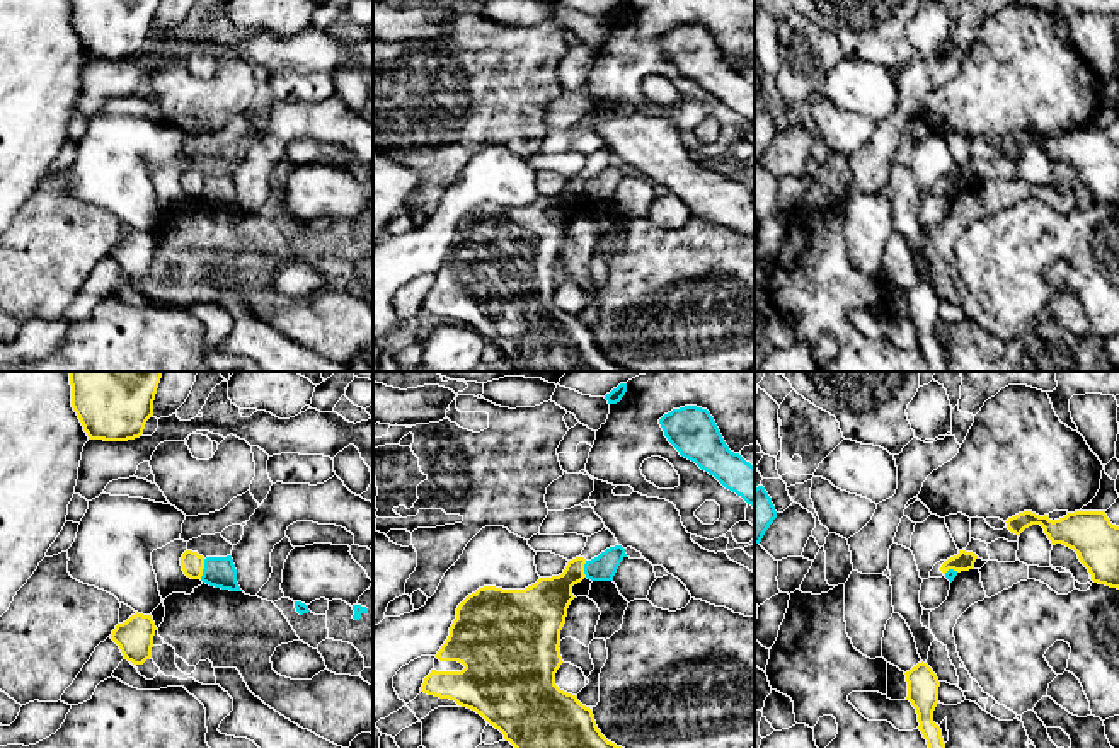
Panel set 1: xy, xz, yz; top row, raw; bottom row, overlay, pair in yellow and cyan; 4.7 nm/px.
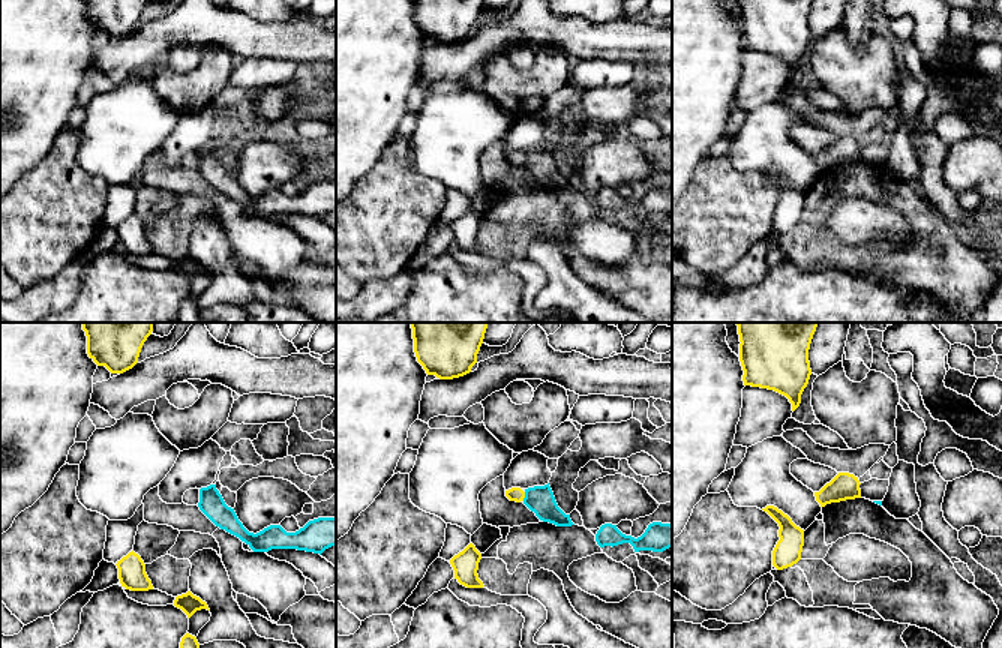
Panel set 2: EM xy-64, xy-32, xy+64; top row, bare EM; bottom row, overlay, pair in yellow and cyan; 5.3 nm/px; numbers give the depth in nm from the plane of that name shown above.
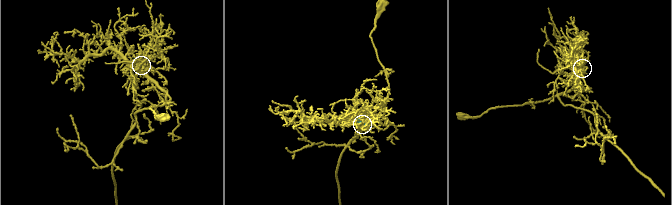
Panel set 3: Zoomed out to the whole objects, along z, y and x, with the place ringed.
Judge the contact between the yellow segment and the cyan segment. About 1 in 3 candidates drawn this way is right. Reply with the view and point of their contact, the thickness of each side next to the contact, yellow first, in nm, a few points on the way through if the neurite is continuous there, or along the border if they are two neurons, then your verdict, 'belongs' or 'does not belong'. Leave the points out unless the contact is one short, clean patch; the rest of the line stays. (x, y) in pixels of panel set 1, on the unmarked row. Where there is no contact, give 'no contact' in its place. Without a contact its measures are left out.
contact xy (203, 186); calibres 110 and 140 nm; border xy (205, 178), (200, 196); does not belong

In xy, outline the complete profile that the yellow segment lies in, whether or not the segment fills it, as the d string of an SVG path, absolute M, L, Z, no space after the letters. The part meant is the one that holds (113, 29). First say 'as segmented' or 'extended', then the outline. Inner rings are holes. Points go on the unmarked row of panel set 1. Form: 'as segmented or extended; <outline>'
as segmented; M70 0L72 26L89 58L128 60L143 53L153 34L153 19L160 0Z

